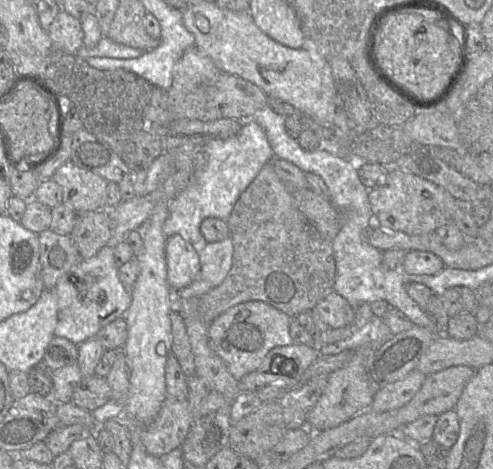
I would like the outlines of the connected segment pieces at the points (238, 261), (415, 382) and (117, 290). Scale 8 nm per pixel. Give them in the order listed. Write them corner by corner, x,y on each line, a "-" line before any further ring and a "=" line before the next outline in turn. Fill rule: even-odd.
271,161
240,195
227,225
233,243
232,266
219,286
200,297
200,315
206,324
210,325
222,313
248,301
263,301
295,318
303,311
313,311
323,296
333,290
336,271
333,243
324,239
299,211
291,191
281,182
=
415,369
403,379
379,388
368,410
387,412
406,405
420,390
426,376
=
103,247
95,256
81,259
56,283
53,290
58,298
58,322
54,335
63,337
76,345
93,338
107,324
128,310
132,297
118,277
113,248

